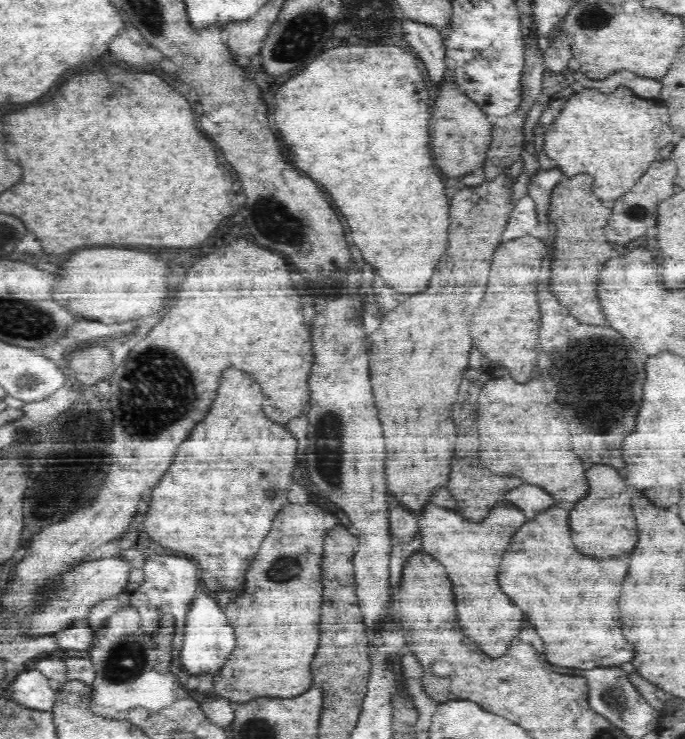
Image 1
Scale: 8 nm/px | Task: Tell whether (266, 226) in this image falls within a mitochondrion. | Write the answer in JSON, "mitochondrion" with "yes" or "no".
{"mitochondrion":"yes"}

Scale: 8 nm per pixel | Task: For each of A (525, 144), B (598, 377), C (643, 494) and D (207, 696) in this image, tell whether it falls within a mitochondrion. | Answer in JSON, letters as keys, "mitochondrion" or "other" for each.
{"A":"other","B":"mitochondrion","C":"other","D":"other"}

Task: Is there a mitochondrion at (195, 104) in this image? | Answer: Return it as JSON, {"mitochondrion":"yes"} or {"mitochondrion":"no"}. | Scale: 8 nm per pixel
{"mitochondrion":"no"}

